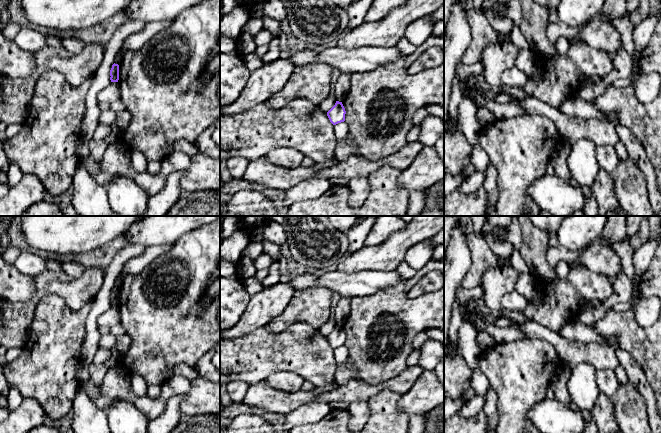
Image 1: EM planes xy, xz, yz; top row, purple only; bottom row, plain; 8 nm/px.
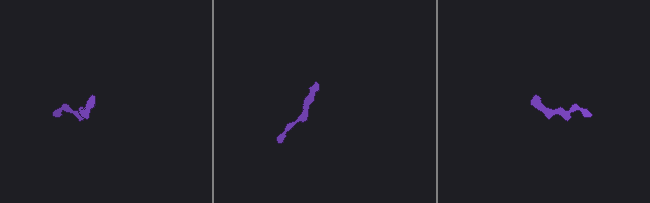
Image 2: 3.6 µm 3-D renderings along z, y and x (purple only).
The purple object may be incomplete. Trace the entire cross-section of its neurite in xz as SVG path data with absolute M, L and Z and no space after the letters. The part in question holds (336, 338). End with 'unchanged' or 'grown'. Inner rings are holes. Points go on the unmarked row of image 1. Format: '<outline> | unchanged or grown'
M336 325L335 329L327 336L327 340L333 349L344 346L345 338L345 332L339 325Z | unchanged

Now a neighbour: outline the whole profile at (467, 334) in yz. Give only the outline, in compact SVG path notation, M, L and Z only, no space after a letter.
M464 322L458 331L459 348L460 353L473 372L470 380L470 388L472 388L477 395L485 397L490 388L490 382L479 369L479 357L482 352L477 343L478 333L472 324Z

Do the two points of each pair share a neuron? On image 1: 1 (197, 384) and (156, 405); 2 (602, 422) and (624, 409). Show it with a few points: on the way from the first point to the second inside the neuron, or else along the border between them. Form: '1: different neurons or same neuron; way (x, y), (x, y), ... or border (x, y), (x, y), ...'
1: different neurons; border (191, 380), (191, 386), (185, 394)
2: different neurons; border (609, 397), (613, 406), (614, 418), (617, 422)

